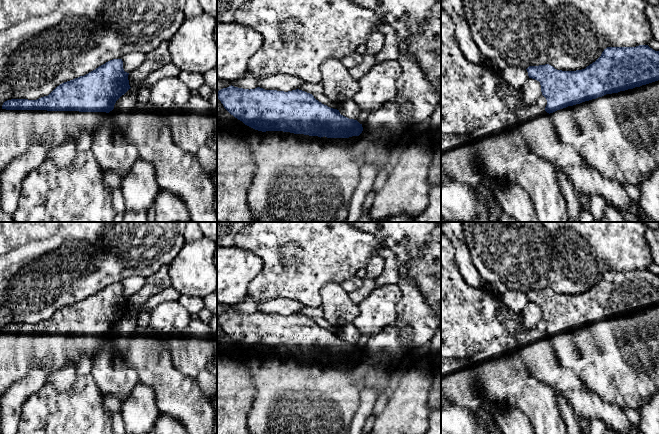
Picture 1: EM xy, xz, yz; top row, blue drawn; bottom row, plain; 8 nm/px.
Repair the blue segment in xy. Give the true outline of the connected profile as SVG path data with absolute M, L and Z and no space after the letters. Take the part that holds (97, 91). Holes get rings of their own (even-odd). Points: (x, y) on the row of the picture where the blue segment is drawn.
M113 59L84 76L60 84L48 96L37 100L11 99L5 101L0 109L0 173L12 160L23 155L34 144L56 148L69 138L77 142L83 130L94 133L96 127L114 109L116 101L131 88L128 75L129 73L123 69L122 59Z

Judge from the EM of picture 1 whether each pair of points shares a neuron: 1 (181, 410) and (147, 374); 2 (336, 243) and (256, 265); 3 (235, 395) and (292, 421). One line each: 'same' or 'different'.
1: same
2: different
3: different

